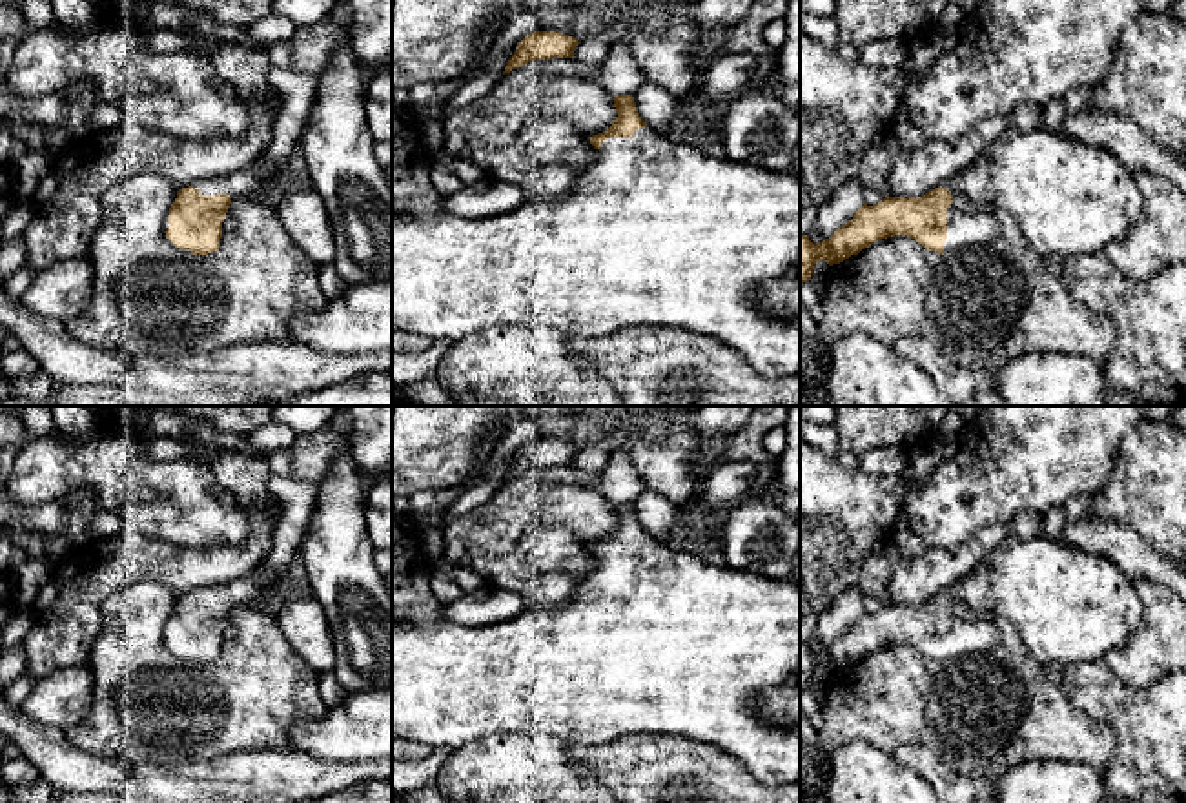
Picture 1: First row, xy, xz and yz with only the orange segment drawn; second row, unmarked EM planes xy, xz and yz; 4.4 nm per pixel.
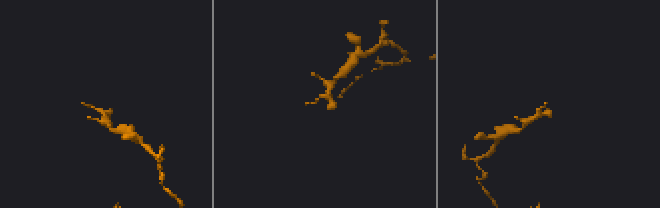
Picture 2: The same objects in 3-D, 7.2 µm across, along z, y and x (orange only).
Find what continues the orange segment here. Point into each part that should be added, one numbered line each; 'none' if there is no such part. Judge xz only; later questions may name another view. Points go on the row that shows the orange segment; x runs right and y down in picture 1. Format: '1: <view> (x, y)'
1: xz (656, 233)

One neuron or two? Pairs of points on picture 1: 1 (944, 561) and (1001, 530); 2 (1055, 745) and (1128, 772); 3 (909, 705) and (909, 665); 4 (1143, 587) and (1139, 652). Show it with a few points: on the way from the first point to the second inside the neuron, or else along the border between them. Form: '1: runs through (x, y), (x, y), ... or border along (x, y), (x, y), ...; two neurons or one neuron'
1: runs through (959, 561), (986, 543); one neuron
2: border along (1106, 721), (1117, 736), (1117, 751), (1103, 772); two neurons
3: runs through (909, 696), (909, 674); one neuron
4: runs through (1154, 603), (1154, 636); one neuron

